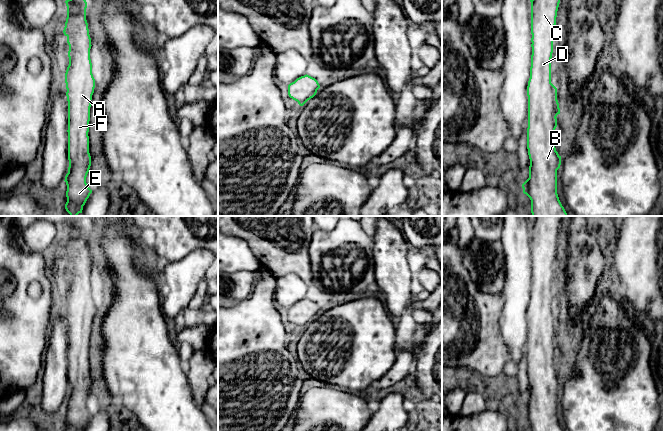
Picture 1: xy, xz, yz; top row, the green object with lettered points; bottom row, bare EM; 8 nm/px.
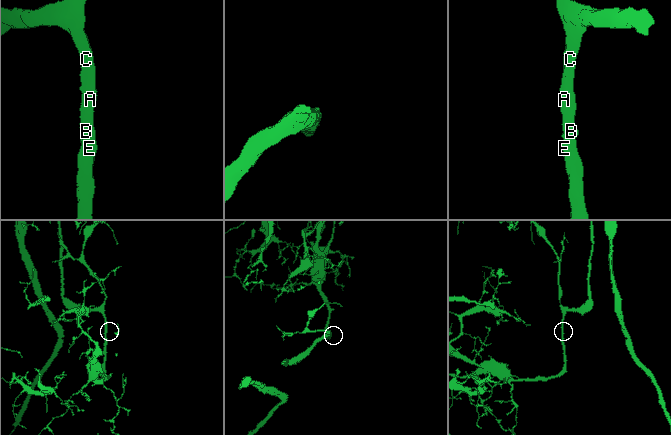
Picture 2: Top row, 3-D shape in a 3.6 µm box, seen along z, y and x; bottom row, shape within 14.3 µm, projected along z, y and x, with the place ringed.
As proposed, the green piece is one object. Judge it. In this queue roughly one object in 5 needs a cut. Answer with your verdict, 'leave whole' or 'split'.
leave whole

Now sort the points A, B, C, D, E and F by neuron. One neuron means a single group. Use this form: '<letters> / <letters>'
A B C D E F

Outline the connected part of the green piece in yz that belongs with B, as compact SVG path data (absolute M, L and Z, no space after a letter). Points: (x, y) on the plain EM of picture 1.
M535 216L531 226L531 291L527 310L528 352L527 373L530 383L529 402L522 408L523 417L531 424L531 431L563 431L557 418L557 394L561 389L561 380L555 372L553 357L557 351L557 339L560 338L557 324L557 312L551 307L551 282L557 235L563 216Z

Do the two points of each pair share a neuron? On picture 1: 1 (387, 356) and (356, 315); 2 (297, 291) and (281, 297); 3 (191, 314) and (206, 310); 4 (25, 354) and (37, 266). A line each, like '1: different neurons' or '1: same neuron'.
1: same neuron
2: same neuron
3: same neuron
4: same neuron

